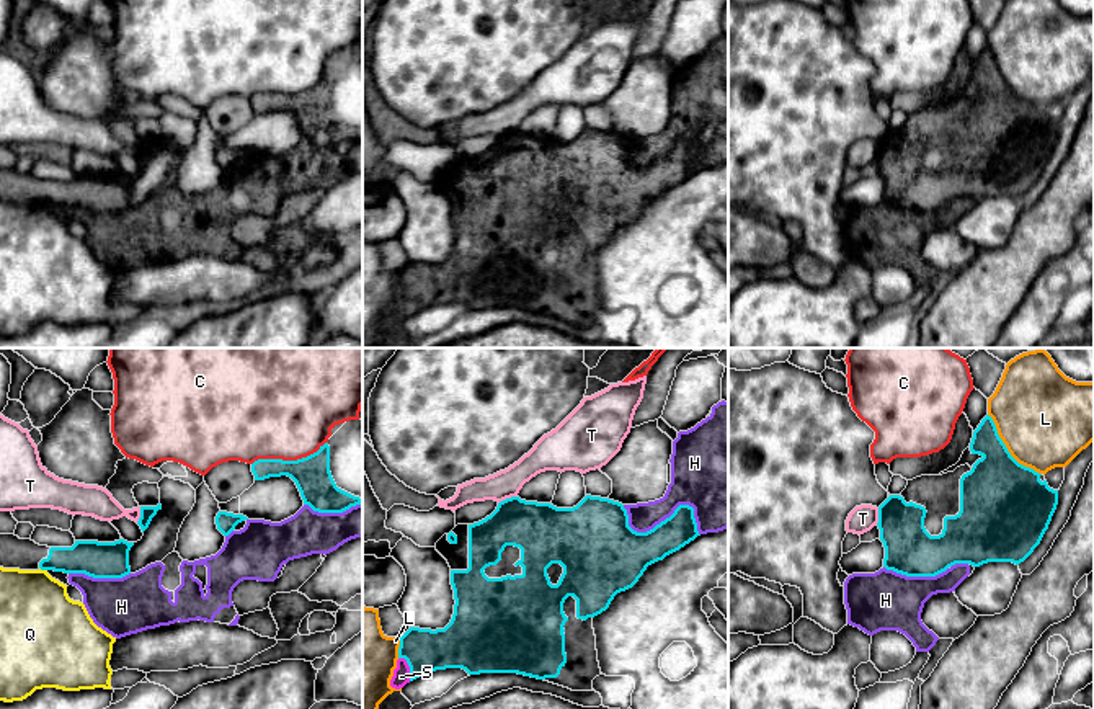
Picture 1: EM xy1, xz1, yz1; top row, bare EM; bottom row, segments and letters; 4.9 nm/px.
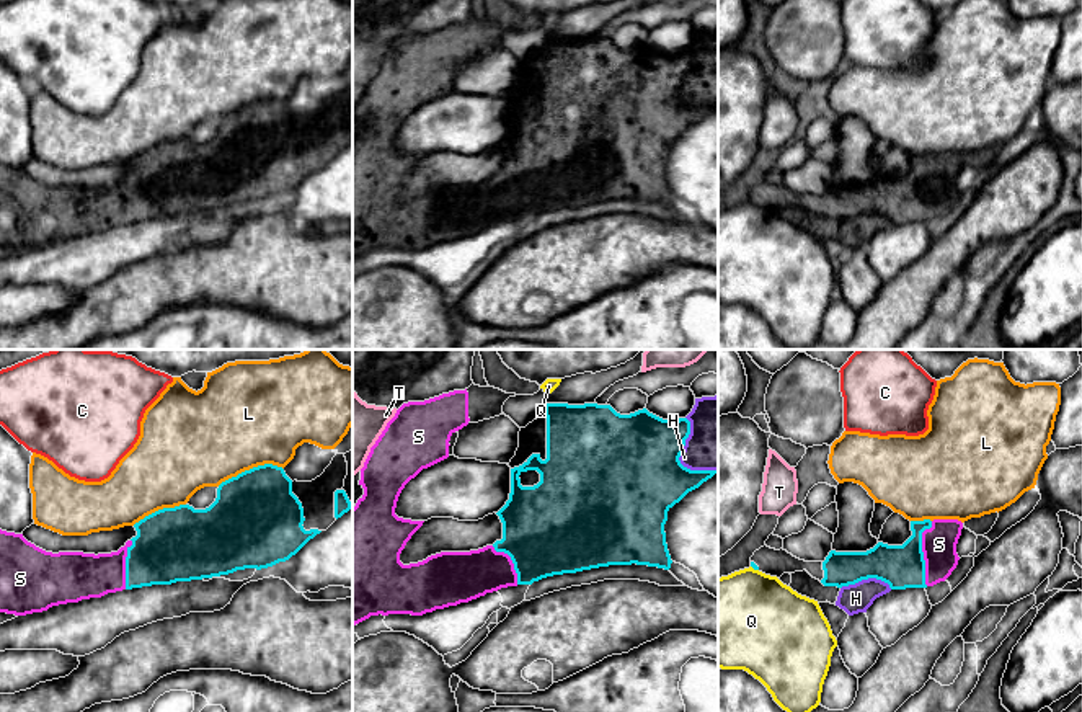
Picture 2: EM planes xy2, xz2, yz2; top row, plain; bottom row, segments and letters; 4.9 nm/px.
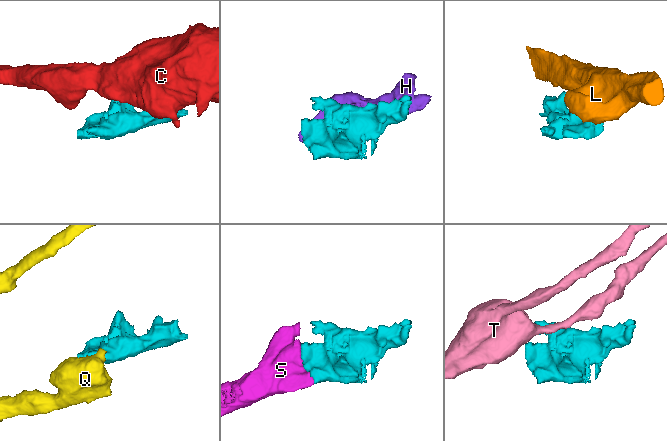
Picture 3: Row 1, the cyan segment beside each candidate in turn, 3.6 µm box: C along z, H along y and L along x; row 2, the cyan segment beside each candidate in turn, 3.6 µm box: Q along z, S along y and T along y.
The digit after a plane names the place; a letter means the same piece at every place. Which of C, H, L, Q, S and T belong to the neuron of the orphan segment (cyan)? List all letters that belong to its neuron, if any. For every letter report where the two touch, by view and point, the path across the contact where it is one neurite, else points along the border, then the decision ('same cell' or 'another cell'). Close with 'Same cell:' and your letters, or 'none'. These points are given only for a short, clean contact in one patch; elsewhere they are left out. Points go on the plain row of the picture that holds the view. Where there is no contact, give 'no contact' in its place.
C: contact xy1 (289, 95); border xy1 (327, 75), (315, 85), (296, 93), (257, 93), (252, 98); another cell
H: contact xz1 (665, 154); another cell
L: contact yz1 (1006, 84); another cell
Q: contact xy1 (43, 203); border xy1 (40, 201), (46, 205); another cell
S: contact yz2 (922, 186); same cell
T: contact xz1 (506, 133); border xz1 (516, 129), (506, 131), (498, 138); another cell
Same cell: S

